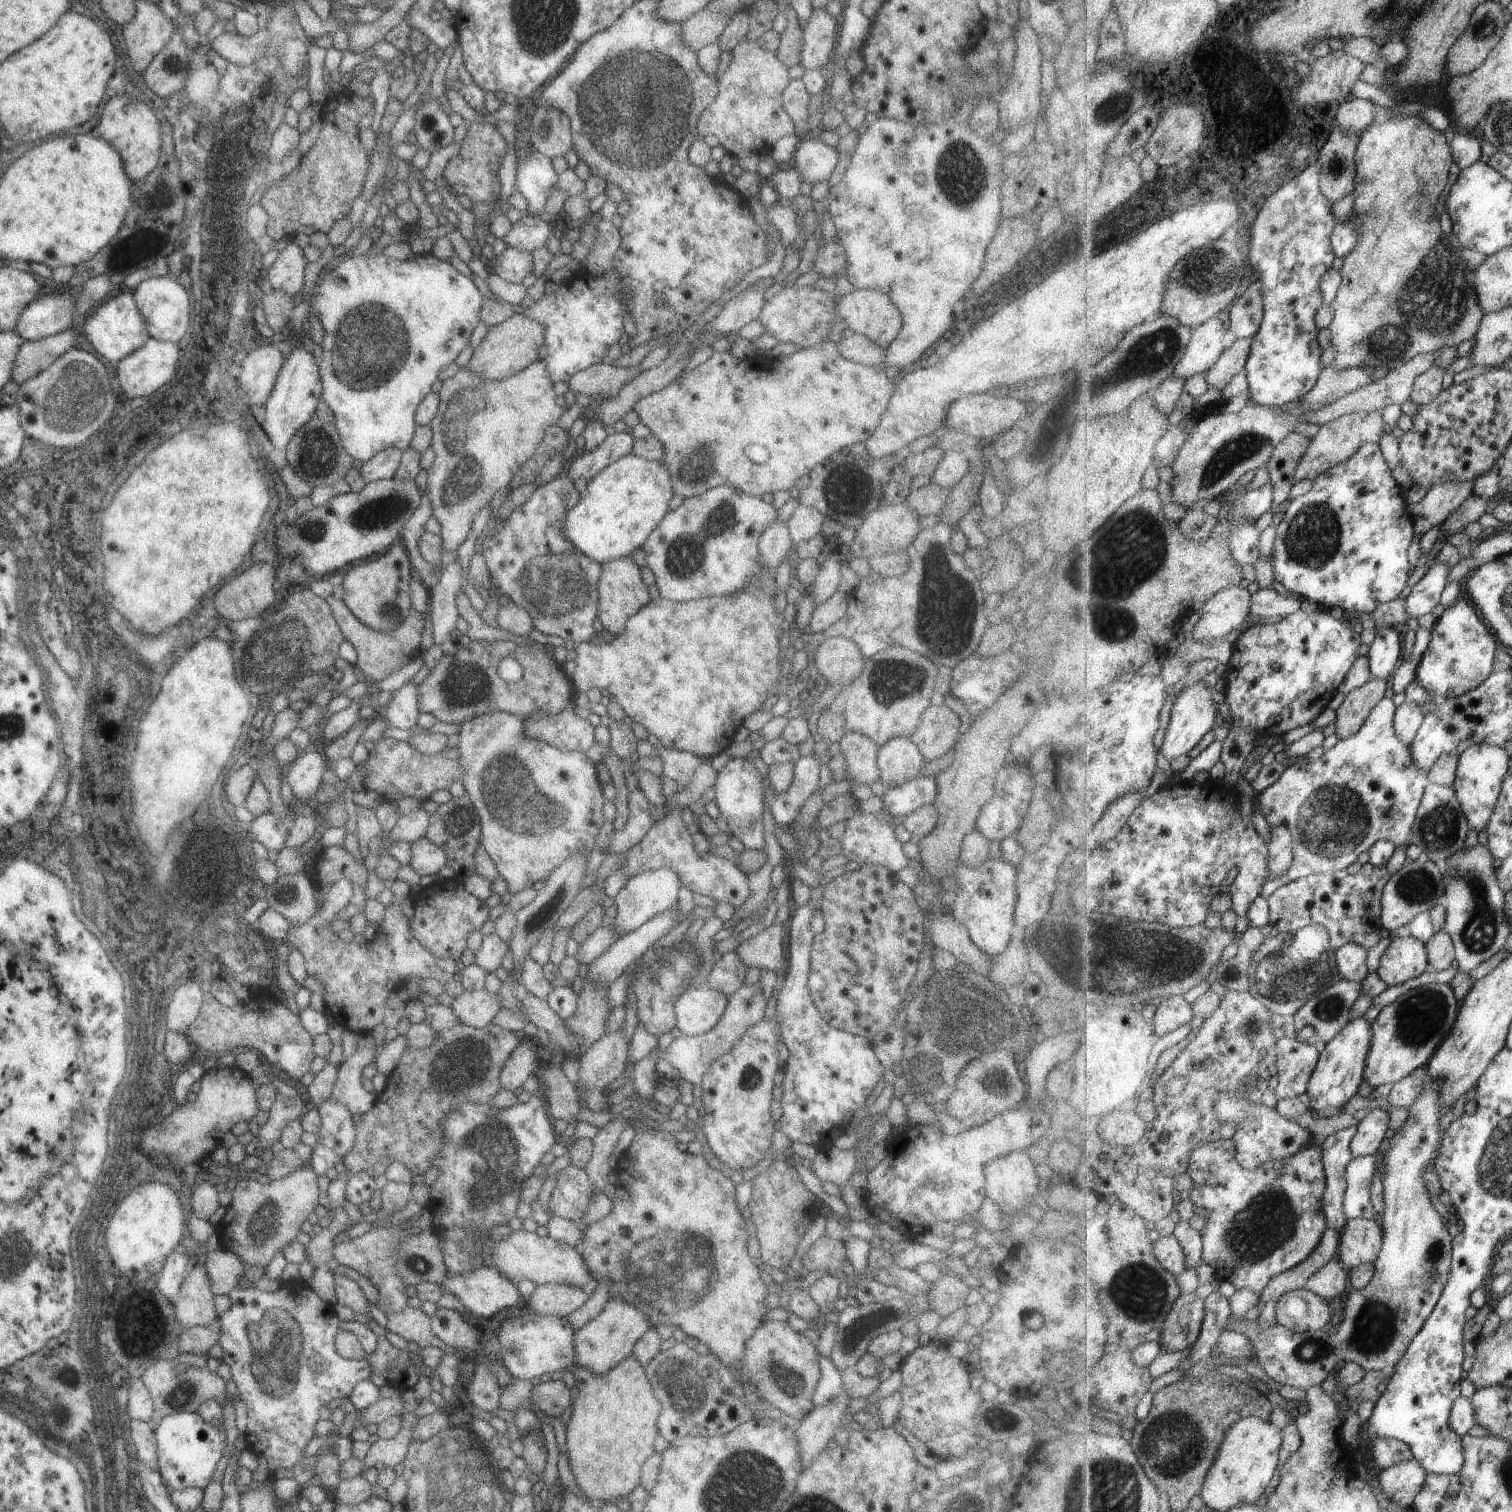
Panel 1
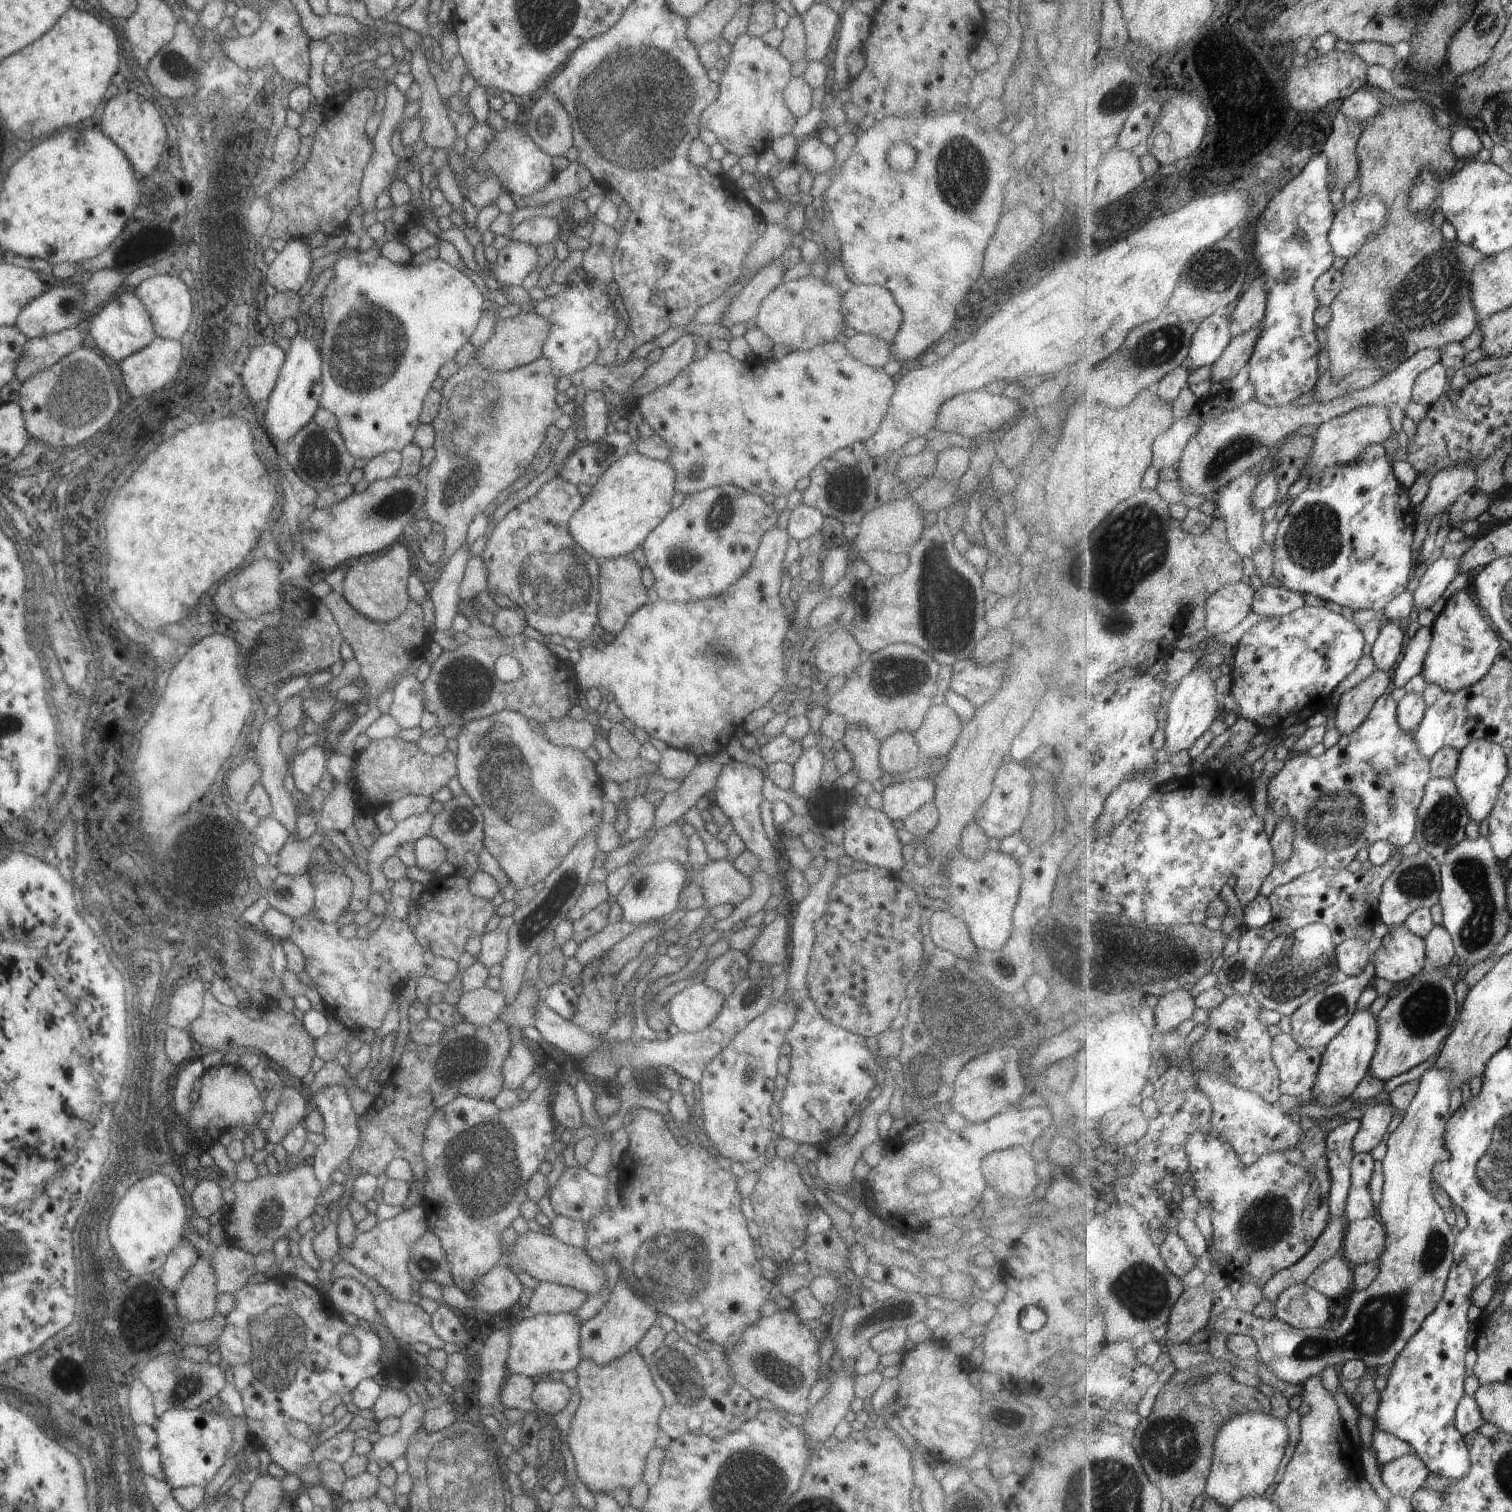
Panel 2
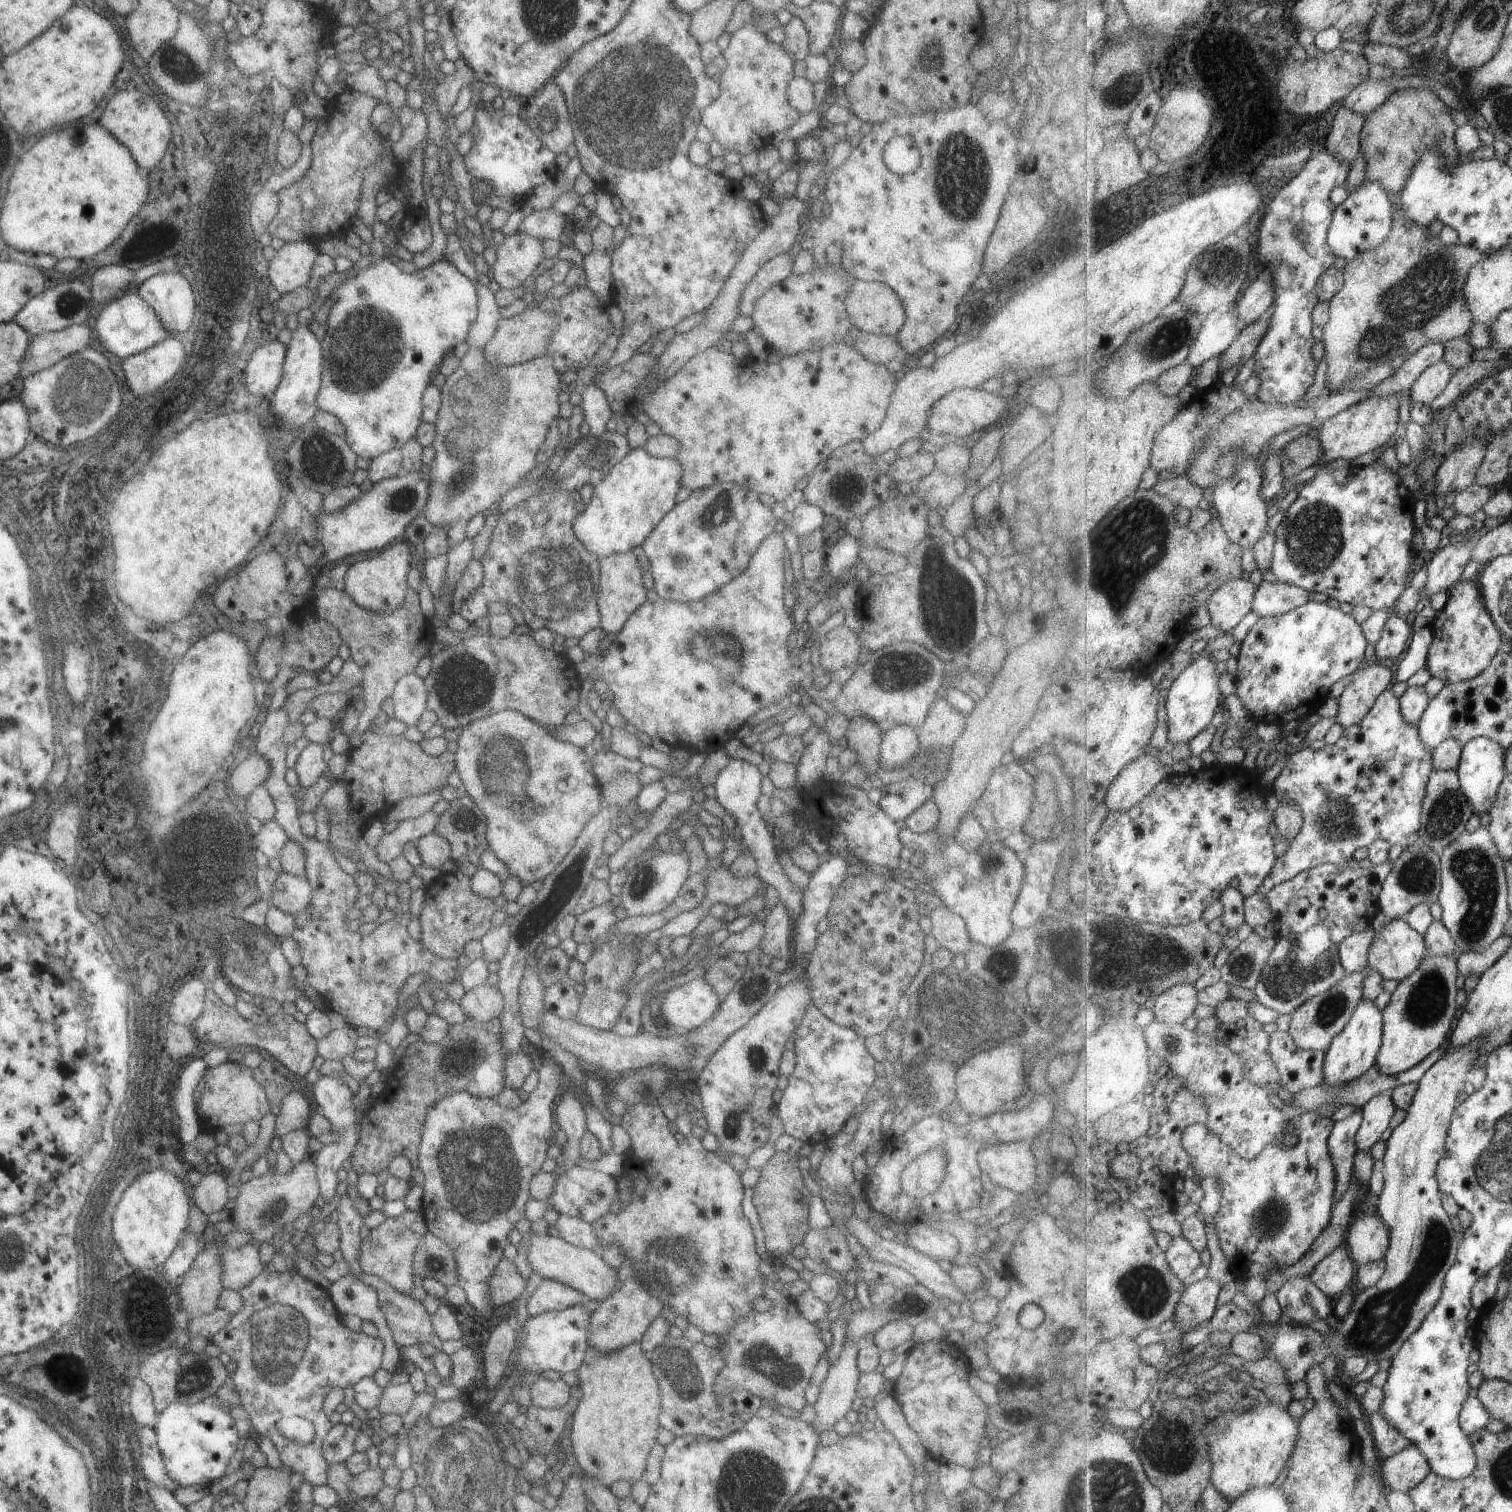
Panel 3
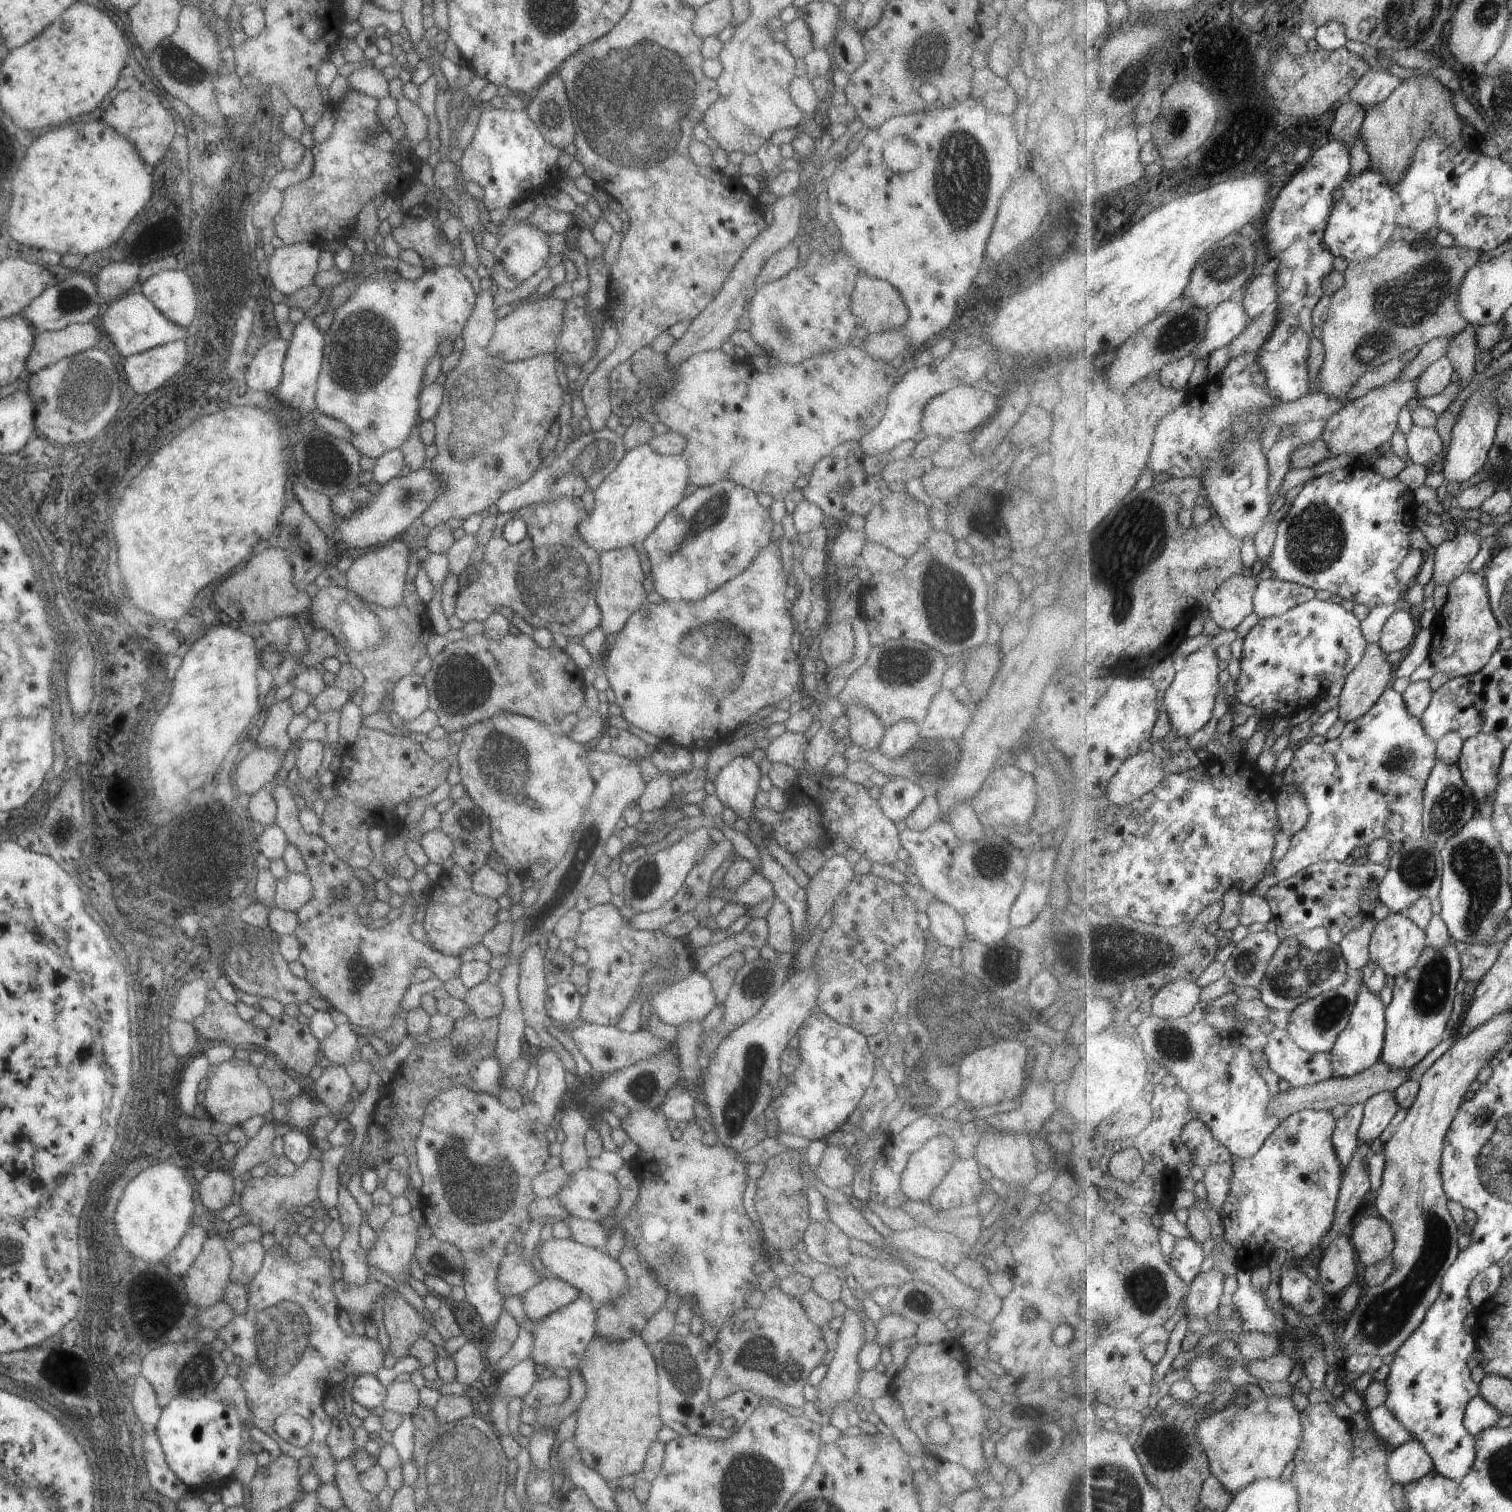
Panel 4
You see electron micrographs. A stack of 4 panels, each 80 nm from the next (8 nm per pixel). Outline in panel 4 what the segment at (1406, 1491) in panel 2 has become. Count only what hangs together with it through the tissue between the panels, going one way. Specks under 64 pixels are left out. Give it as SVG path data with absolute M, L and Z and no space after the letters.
M1412 1437L1407 1444L1392 1450L1389 1458L1389 1474L1401 1485L1421 1480L1434 1471L1435 1464L1427 1448L1419 1438Z

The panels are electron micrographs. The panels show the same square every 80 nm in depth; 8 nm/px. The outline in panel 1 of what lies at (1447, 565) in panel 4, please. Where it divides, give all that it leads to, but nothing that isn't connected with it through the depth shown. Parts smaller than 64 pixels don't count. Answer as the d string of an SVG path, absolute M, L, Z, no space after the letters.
M1439 562L1433 564L1421 580L1412 586L1409 596L1405 598L1409 618L1421 618L1439 606L1452 569L1443 565Z

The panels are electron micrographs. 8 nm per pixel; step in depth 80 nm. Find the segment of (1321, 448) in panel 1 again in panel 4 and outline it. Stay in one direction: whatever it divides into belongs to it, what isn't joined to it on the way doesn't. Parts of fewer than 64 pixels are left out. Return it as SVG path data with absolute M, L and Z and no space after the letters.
M1399 380L1389 383L1382 388L1375 388L1369 390L1365 396L1361 396L1353 402L1347 401L1344 408L1341 408L1340 412L1337 412L1333 417L1327 421L1325 432L1323 432L1322 440L1325 440L1329 444L1329 450L1331 450L1331 457L1341 456L1346 454L1349 457L1363 457L1368 453L1372 453L1381 449L1385 444L1391 441L1393 434L1399 430L1400 414L1404 410L1406 404L1409 404L1411 398L1417 399L1419 396L1419 380Z

